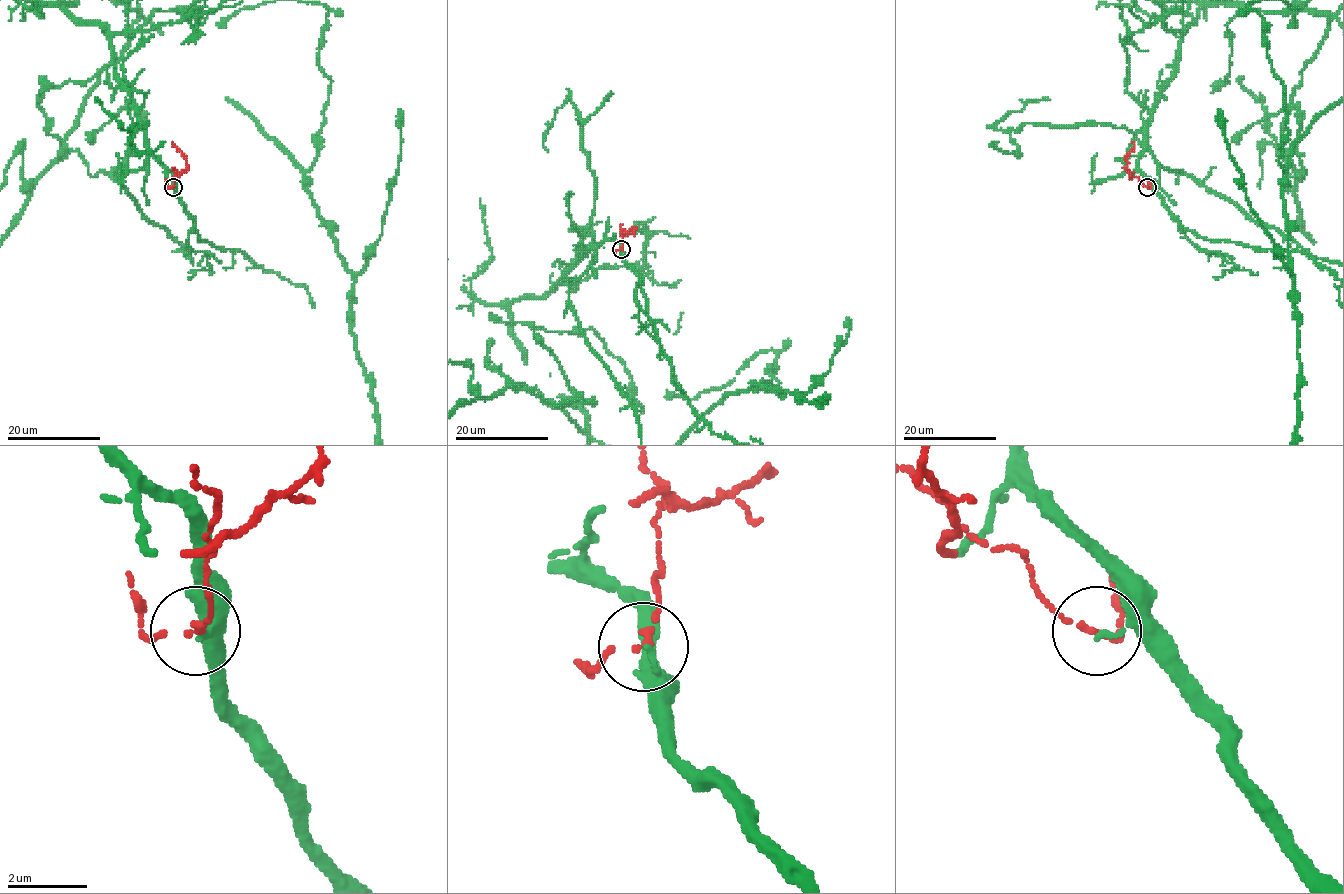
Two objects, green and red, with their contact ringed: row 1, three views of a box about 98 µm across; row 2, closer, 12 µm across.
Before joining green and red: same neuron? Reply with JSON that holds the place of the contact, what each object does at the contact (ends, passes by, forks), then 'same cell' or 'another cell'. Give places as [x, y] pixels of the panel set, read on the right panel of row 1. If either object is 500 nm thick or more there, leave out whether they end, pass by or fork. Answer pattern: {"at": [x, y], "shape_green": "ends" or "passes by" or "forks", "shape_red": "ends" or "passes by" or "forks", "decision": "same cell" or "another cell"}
{"at": [1147, 187], "shape_green": "ends", "shape_red": "passes by", "decision": "same cell"}

